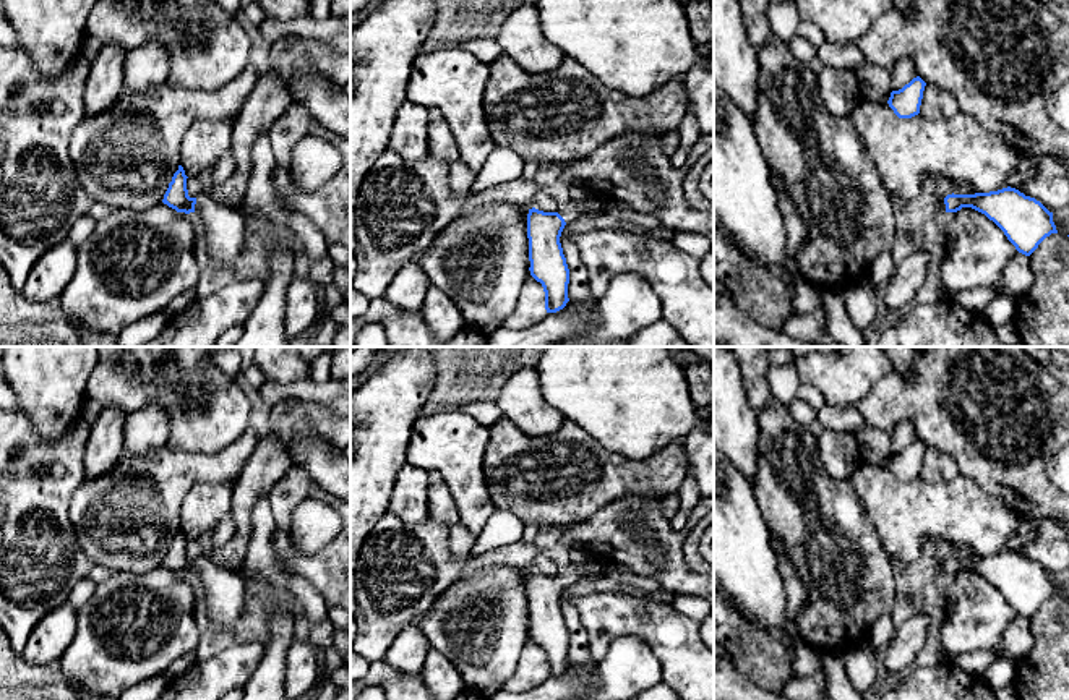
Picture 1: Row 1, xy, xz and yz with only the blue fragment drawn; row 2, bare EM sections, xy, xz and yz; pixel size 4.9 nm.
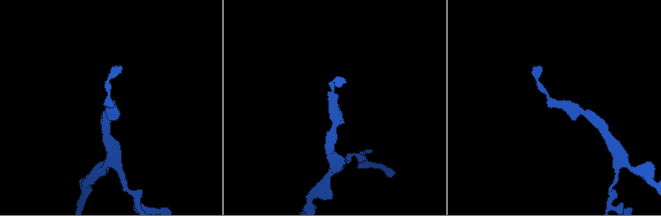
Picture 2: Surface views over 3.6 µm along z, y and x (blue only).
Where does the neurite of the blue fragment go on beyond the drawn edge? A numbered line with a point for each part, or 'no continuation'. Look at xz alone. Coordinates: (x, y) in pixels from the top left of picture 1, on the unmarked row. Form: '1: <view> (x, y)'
1: xz (573, 572)

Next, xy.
1: xy (224, 587)

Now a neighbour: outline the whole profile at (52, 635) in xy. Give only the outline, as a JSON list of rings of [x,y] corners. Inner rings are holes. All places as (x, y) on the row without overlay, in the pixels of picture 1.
[[[65,603],[34,627],[21,655],[32,664],[60,661],[75,634],[76,609]]]

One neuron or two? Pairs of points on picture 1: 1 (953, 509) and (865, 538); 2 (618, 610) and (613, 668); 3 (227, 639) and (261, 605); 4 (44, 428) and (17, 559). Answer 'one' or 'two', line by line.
1: two
2: two
3: one
4: two

